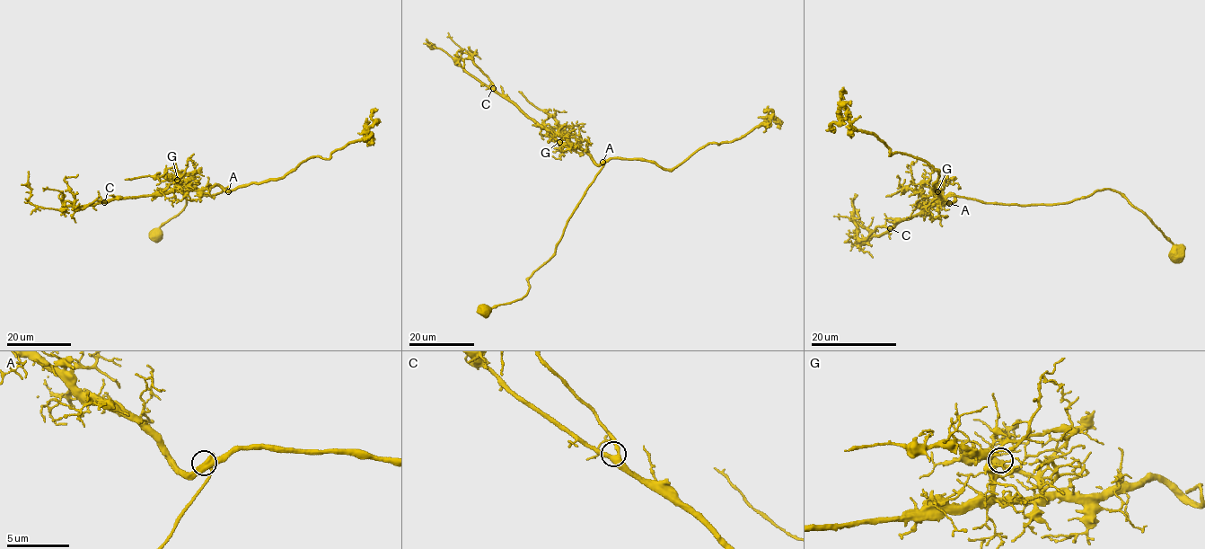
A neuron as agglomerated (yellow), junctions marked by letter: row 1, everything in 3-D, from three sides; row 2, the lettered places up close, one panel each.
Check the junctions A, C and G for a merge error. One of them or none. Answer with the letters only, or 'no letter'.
no letter

